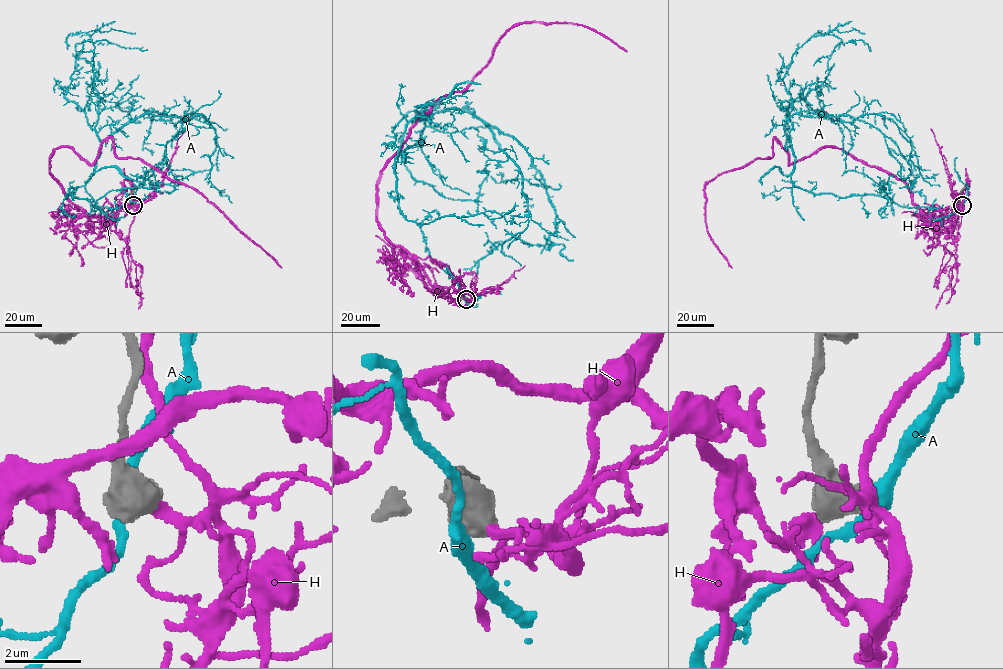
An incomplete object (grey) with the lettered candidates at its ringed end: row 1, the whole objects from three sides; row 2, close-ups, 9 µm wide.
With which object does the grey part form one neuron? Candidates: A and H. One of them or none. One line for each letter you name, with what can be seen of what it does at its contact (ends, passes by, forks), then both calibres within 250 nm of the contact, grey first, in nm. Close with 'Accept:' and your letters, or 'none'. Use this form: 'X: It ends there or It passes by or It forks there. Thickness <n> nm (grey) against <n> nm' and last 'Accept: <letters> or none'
H: It passes by. Thickness 750 nm (grey) against 200 nm
Accept: H

